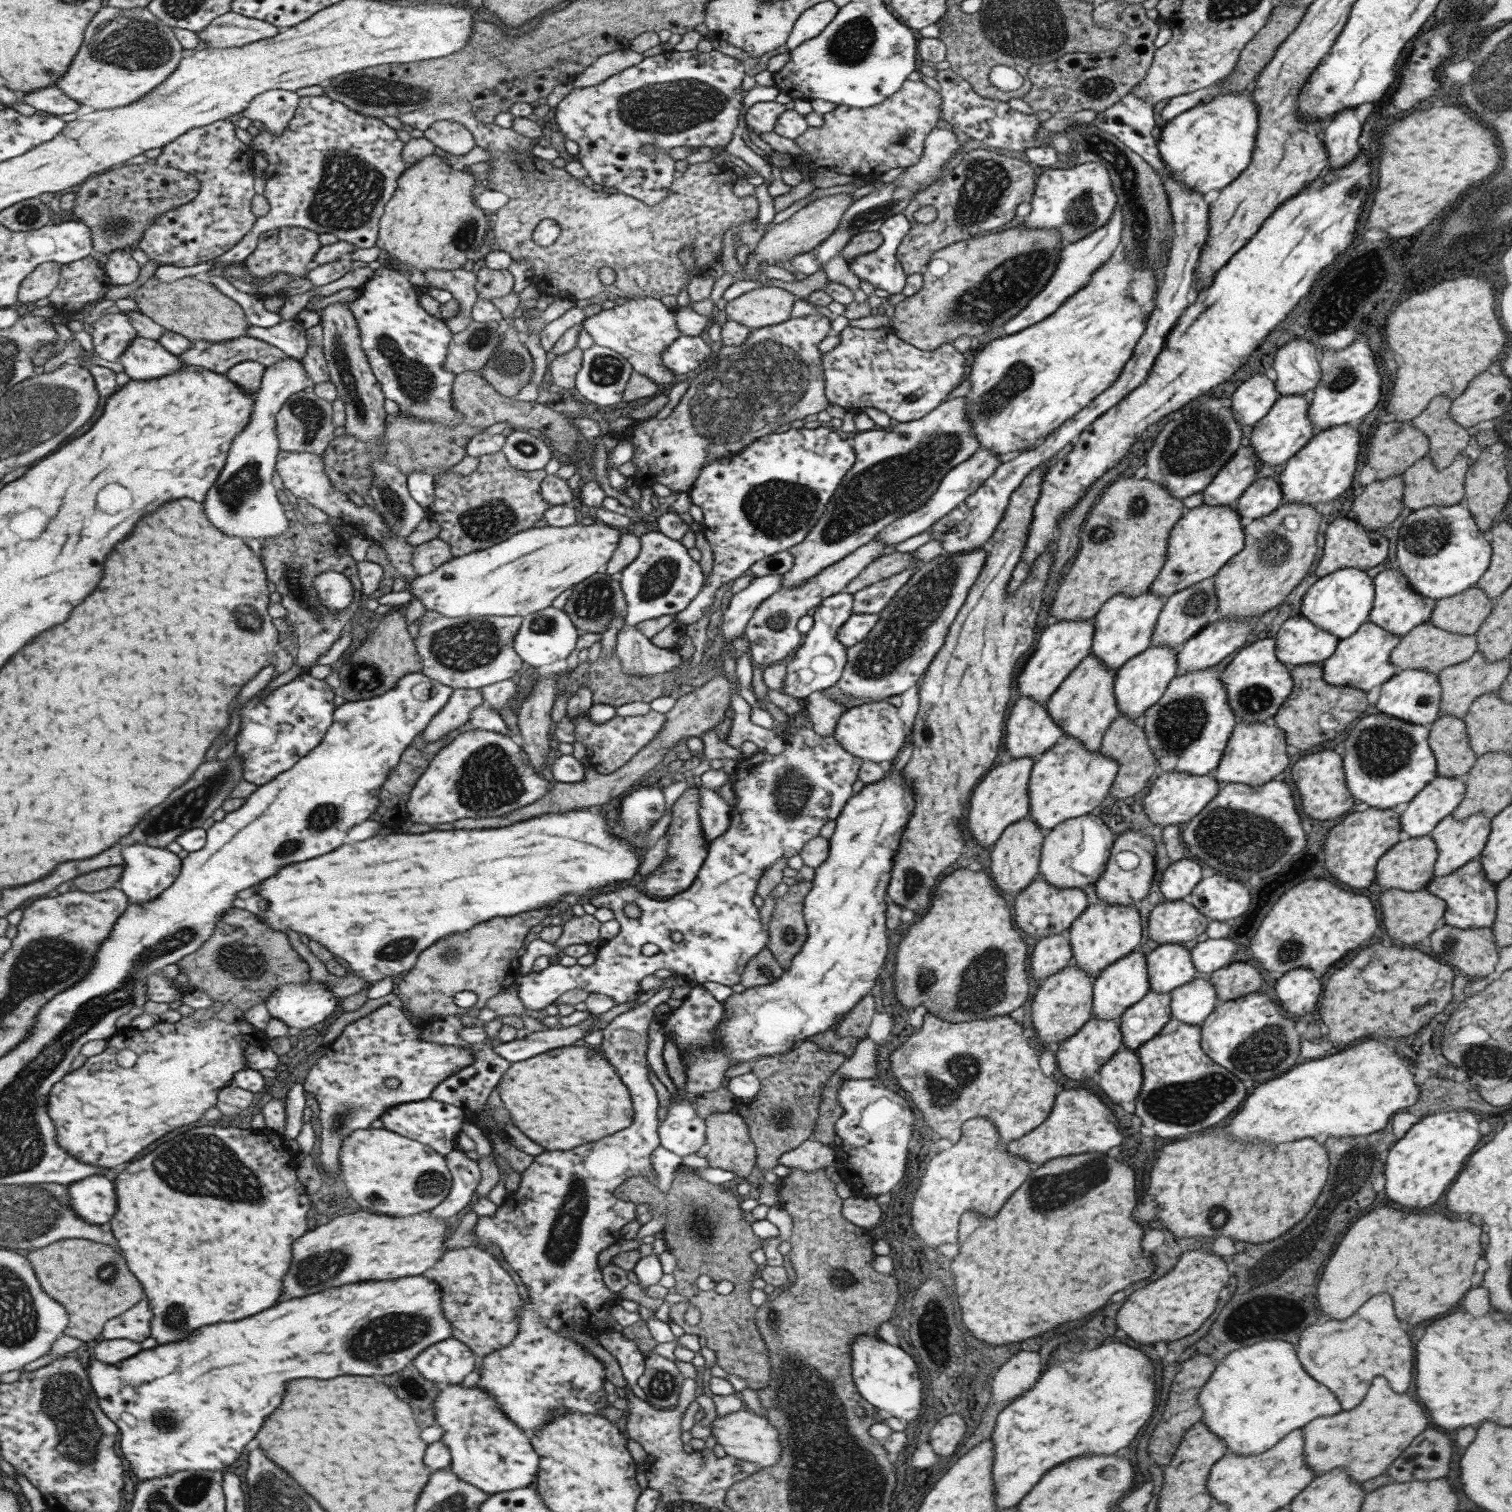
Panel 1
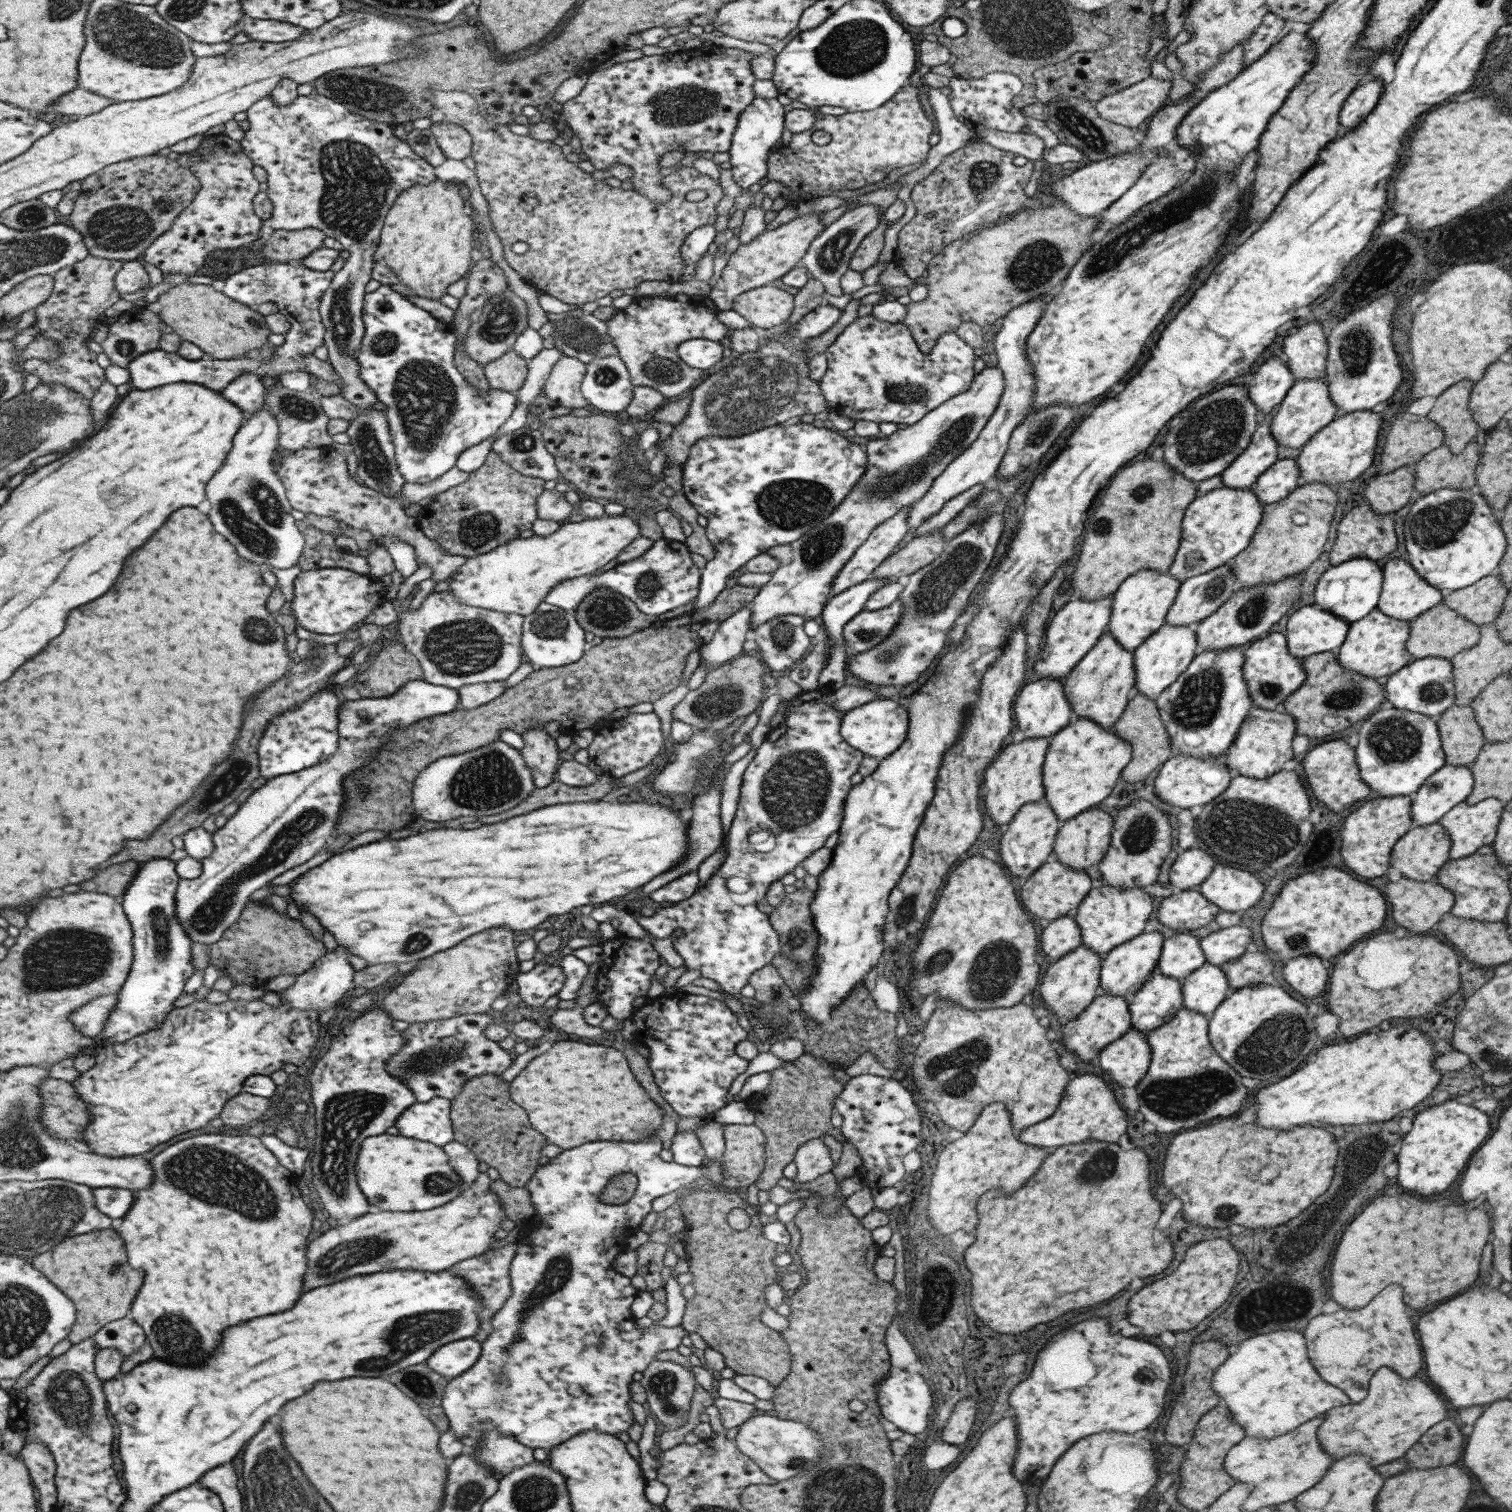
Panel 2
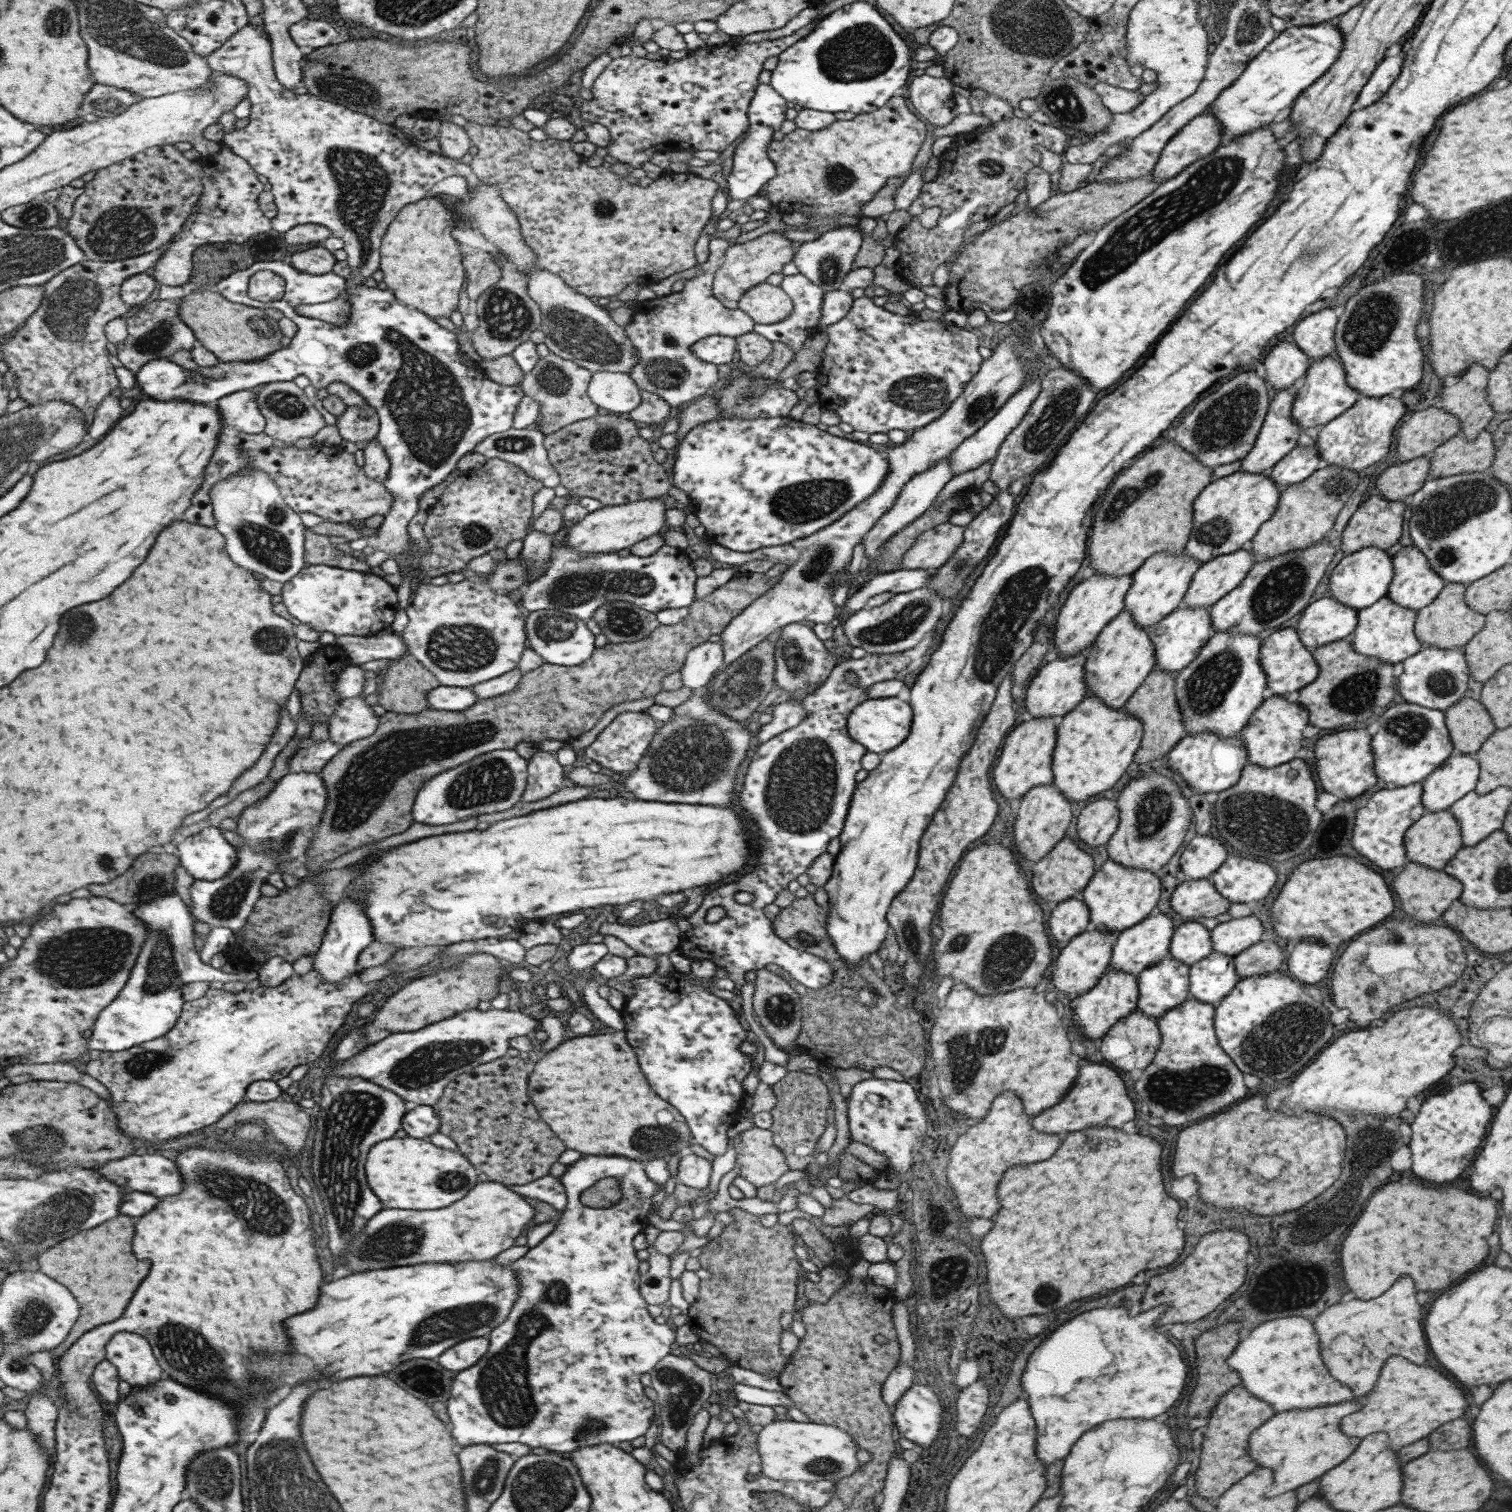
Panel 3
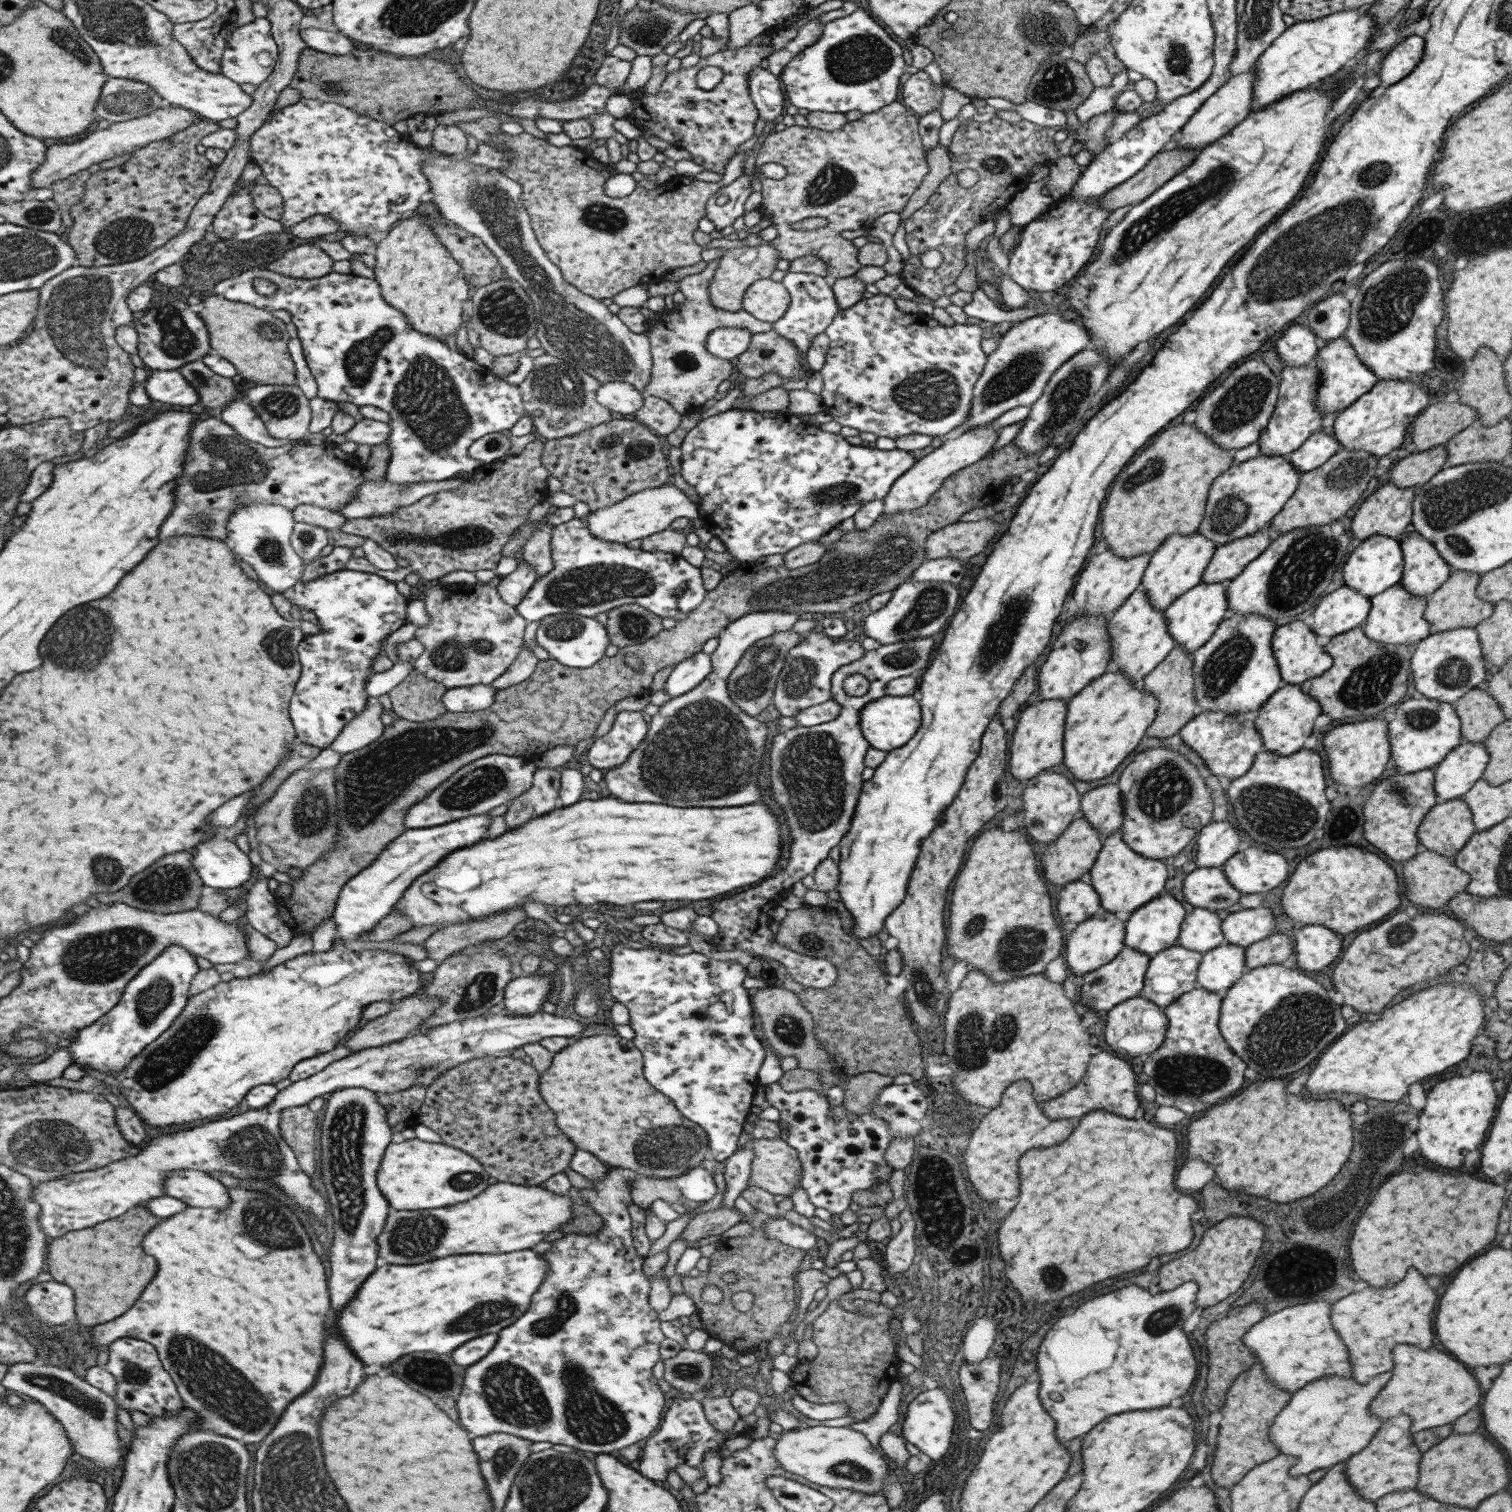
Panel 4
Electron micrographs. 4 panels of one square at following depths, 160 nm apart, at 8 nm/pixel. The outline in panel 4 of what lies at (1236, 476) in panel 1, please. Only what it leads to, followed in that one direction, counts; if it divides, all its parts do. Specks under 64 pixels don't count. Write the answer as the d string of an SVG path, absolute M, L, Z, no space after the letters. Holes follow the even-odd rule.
M1314 364L1306 366L1285 366L1282 368L1281 380L1278 382L1278 393L1268 424L1259 433L1257 446L1263 456L1284 456L1297 450L1305 439L1320 426L1325 414L1316 410L1316 388L1319 373Z

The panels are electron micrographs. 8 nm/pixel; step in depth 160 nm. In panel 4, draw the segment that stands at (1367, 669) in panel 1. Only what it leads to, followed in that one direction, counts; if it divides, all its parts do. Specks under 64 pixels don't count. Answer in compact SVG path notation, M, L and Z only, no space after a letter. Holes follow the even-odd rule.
M1400 582L1373 596L1369 604L1369 612L1361 625L1363 635L1369 641L1383 643L1383 645L1408 645L1416 644L1431 634L1430 624L1422 617L1426 597L1409 594Z

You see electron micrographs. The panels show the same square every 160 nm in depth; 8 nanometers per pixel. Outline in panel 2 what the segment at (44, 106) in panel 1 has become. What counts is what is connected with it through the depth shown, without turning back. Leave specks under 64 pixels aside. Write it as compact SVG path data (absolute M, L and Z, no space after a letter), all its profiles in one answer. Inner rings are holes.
M79 88L69 92L67 96L54 103L51 110L57 111L67 116L86 117L101 112L107 106L111 106L115 101L105 99L87 89Z

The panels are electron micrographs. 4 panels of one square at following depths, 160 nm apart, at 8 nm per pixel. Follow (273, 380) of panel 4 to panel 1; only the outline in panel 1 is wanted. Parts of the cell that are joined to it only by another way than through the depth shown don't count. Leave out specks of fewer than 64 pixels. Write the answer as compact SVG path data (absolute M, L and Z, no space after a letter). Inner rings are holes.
M152 275L134 291L138 310L150 316L167 331L185 336L191 341L211 341L214 343L232 341L248 335L249 322L239 302L223 295L211 283L197 280L192 276L161 282Z

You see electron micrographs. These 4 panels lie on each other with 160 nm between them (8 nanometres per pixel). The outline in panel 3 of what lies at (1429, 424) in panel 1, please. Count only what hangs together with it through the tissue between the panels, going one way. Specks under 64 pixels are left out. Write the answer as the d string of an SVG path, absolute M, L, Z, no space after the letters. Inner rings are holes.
M1472 364L1459 376L1459 381L1448 387L1441 389L1441 410L1452 414L1460 426L1459 436L1465 438L1475 438L1479 431L1483 431L1489 420L1493 418L1494 412L1486 399L1485 385L1488 381L1489 368L1480 364Z

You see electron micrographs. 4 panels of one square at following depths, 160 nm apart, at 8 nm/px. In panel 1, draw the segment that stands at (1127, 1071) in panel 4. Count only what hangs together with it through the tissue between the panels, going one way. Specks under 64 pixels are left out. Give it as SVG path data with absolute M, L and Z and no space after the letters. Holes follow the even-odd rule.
M1081 1088L1059 1089L1049 1116L1021 1138L1008 1142L1005 1149L1009 1154L1016 1154L1026 1160L1032 1168L1043 1165L1049 1158L1084 1152L1107 1152L1109 1148L1121 1144L1123 1136L1117 1123L1111 1109L1095 1093Z

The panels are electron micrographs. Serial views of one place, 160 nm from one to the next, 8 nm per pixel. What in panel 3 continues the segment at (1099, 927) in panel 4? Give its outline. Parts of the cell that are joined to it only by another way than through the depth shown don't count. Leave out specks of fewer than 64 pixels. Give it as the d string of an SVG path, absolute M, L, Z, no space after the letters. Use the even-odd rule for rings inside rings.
M1087 928L1085 932L1072 938L1060 949L1057 958L1052 962L1053 972L1049 982L1069 999L1079 997L1079 995L1089 991L1091 987L1097 985L1097 981L1109 968L1110 954L1114 938L1119 934L1097 930L1096 928Z

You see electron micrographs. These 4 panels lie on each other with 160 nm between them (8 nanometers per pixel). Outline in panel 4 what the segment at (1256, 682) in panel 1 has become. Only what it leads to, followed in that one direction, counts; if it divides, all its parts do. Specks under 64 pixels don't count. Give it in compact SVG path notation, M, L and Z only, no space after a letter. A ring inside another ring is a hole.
M1295 619L1289 624L1275 627L1270 647L1284 684L1301 685L1305 680L1315 678L1330 668L1331 657L1315 643L1316 637L1308 620Z

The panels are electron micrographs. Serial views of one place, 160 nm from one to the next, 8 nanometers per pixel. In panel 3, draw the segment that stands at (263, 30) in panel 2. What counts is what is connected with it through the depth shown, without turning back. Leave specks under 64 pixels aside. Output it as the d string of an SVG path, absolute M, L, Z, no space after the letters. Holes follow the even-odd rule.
M304 19L291 26L290 34L302 49L309 47L317 50L334 45L343 31L338 31L331 23L323 20Z

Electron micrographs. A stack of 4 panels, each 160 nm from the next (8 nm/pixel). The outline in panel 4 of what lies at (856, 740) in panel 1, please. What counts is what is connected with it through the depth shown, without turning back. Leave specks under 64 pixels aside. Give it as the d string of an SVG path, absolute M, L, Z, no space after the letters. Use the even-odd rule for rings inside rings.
M889 696L868 702L861 708L858 721L861 734L871 748L889 752L904 745L915 734L921 720L918 698L912 696Z

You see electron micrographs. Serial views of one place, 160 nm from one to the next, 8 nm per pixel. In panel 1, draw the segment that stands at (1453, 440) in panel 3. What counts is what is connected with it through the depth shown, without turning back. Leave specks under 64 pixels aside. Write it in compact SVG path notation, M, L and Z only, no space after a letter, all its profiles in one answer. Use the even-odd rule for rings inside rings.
M1465 453L1457 455L1449 466L1437 470L1430 461L1429 455L1416 460L1399 476L1403 481L1403 505L1409 511L1417 511L1423 507L1445 507L1457 505L1463 499L1463 481L1467 470L1467 456Z

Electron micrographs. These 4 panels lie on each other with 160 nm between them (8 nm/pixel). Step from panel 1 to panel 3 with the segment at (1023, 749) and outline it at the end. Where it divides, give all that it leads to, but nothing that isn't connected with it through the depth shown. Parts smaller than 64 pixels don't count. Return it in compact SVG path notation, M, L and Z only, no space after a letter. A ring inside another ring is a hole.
M1085 649L1074 656L1057 656L1038 670L1021 695L1021 701L1032 718L1045 718L1046 716L1061 718L1084 699L1087 695L1087 686L1083 682L1084 674L1082 674L1085 657Z

